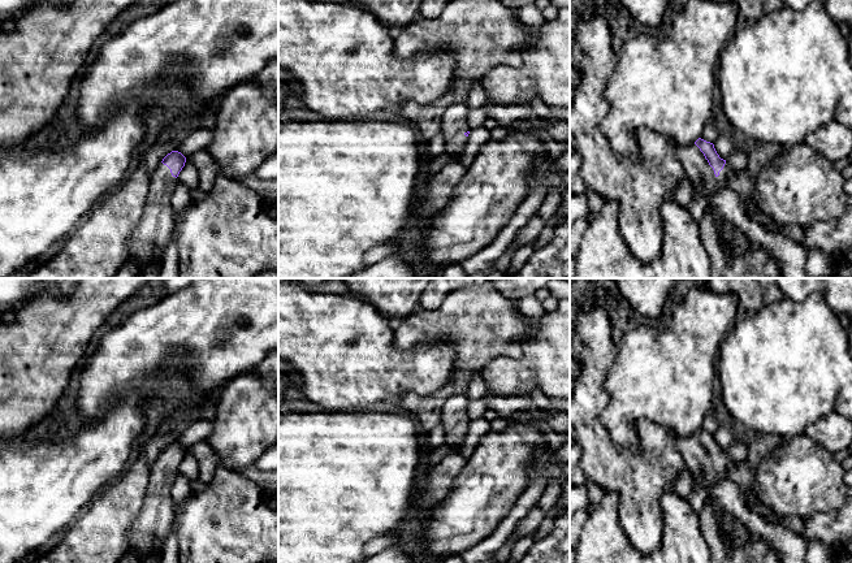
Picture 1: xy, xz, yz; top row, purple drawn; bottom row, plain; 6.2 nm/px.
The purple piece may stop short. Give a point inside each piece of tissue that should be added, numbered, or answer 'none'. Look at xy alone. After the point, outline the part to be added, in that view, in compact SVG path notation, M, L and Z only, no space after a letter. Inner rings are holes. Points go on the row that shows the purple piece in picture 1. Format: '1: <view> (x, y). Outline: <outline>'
1: xy (156, 224). Outline: M163 163L150 176L150 191L142 217L129 238L127 261L138 265L138 273L155 259L161 264L163 251L174 229L170 204L177 178Z

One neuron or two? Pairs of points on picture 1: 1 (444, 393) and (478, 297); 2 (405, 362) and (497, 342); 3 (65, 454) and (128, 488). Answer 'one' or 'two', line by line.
1: one
2: two
3: two

